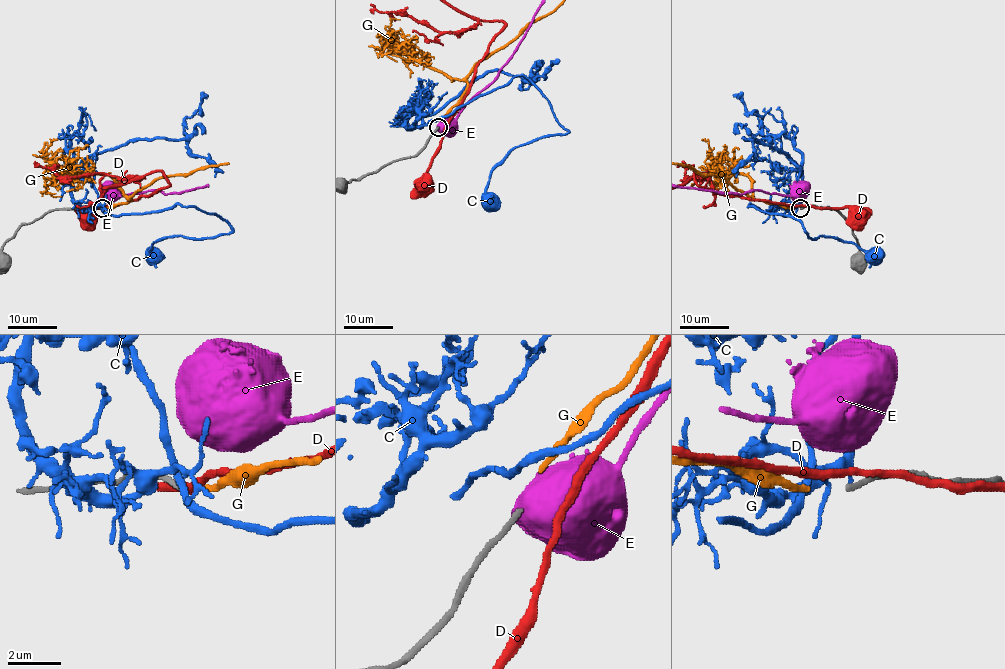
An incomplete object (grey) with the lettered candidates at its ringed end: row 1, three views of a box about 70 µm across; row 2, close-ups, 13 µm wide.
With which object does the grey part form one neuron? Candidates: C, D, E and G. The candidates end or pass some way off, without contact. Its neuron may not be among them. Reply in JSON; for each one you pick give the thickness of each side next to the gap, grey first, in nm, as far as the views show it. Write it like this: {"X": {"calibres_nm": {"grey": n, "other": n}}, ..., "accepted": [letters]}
{"G": {"calibres_nm": {"grey": 200, "other": 200}}, "accepted": ["G"]}

